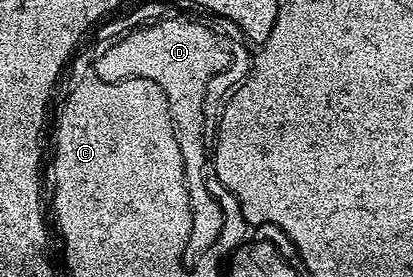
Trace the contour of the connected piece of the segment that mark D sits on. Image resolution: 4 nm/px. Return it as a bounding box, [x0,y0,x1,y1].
[88,19,231,261]

